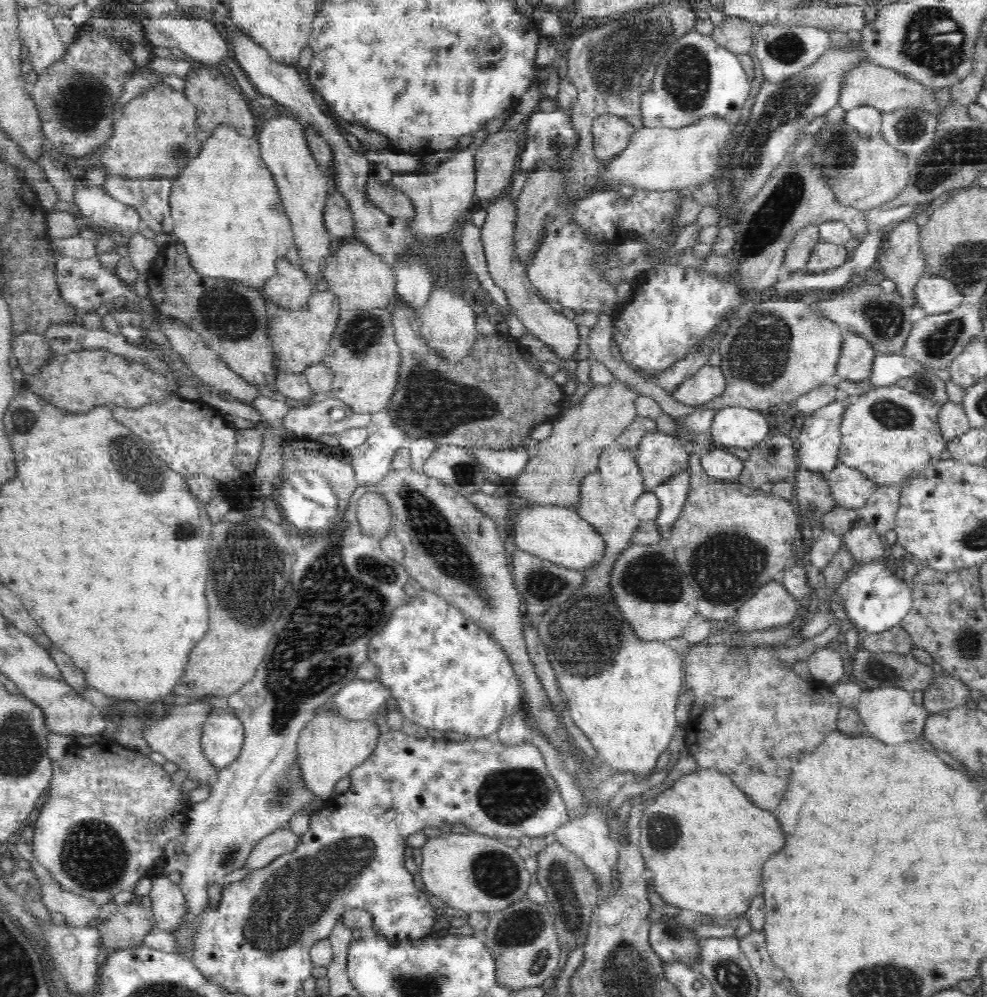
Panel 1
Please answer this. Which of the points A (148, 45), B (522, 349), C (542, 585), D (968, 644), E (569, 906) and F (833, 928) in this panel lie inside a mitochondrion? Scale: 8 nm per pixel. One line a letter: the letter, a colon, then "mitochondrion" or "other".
A: other
B: other
C: mitochondrion
D: mitochondrion
E: mitochondrion
F: other

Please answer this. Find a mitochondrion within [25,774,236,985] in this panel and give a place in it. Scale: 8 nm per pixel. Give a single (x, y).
(94, 855)

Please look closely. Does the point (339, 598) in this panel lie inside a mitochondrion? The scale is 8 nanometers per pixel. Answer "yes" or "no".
yes

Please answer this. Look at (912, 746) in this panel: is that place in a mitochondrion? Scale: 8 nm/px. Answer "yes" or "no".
no

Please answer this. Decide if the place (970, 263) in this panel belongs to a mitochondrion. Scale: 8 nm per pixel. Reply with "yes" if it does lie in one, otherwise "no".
yes

